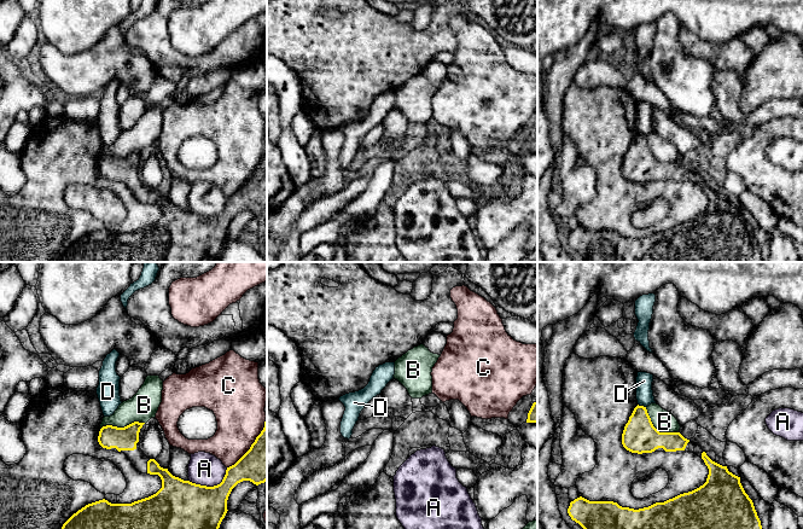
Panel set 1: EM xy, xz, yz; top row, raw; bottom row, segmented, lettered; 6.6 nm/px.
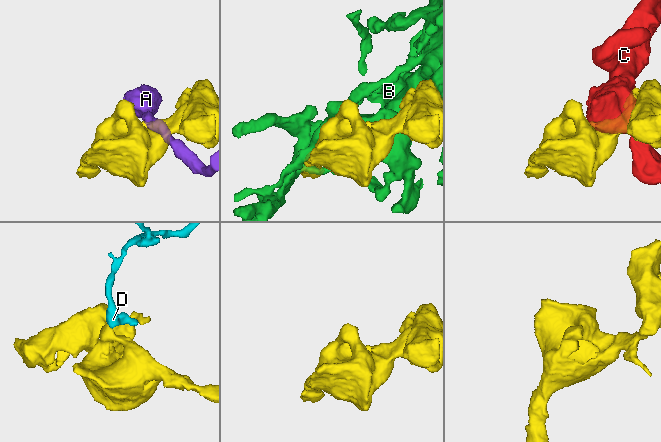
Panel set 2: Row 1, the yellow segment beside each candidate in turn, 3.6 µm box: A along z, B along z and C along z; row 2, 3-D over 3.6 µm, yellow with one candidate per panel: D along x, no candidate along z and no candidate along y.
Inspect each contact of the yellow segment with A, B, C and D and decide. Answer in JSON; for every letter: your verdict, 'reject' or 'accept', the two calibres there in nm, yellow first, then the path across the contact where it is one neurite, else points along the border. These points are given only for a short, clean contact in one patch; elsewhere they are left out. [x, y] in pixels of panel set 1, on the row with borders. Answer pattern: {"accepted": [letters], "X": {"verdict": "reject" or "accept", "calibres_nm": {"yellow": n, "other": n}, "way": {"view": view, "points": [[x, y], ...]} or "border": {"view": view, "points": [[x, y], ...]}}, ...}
{"accepted": [], "A": {"verdict": "reject", "calibres_nm": {"yellow": 320, "other": 220}}, "B": {"verdict": "reject", "calibres_nm": {"yellow": 160, "other": 190}}, "C": {"verdict": "reject", "calibres_nm": {"yellow": 280, "other": 340}}, "D": {"verdict": "reject", "calibres_nm": {"yellow": 220, "other": 110}, "border": {"view": "yz", "points": [[638, 403], [645, 407]]}}}

